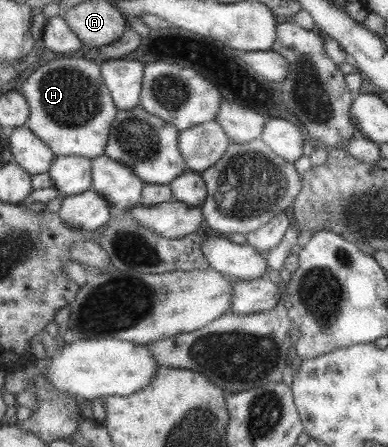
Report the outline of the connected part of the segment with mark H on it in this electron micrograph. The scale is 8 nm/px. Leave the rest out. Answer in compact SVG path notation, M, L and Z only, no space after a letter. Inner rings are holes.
M56 58L38 66L20 86L29 106L28 127L54 155L89 159L103 155L109 126L118 109L104 86L100 65L84 58Z

